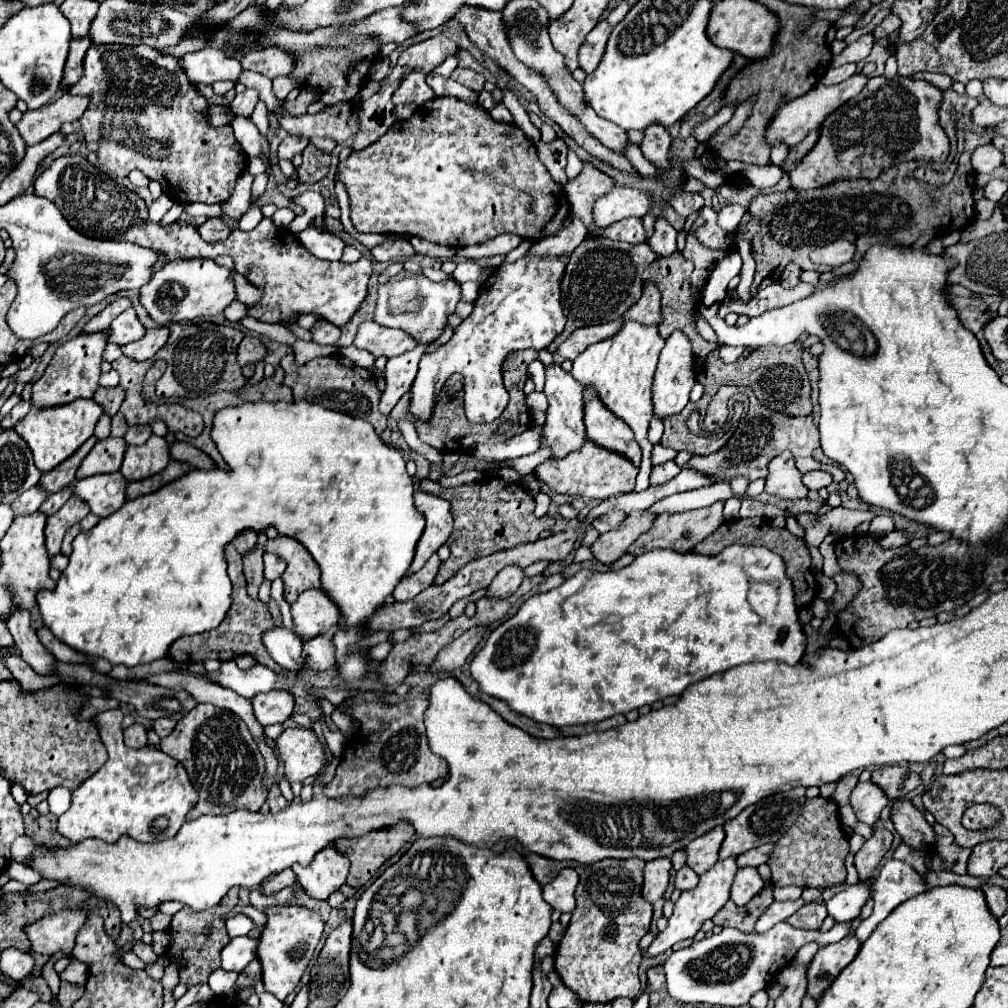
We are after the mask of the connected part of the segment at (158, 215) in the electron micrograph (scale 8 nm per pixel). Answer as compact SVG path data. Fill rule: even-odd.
M162 195L160 199L156 199L152 205L150 205L150 211L148 211L148 223L158 223L162 219L162 215L174 205L174 199L168 197L168 195Z

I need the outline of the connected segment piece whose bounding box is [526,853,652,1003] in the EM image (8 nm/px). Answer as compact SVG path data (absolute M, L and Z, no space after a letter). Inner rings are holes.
M528 853L526 859L540 885L552 881L566 867L574 867L580 875L576 911L572 913L566 935L556 949L554 967L564 985L576 991L586 1003L610 1003L616 997L638 999L638 965L642 961L638 941L650 931L652 919L652 905L640 895L646 861L604 859L592 865L580 865L574 861L554 861L536 853Z

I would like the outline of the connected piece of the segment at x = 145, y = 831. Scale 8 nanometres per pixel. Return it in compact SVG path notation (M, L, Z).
M119 708L96 715L100 737L108 749L110 759L78 789L74 789L72 807L58 817L58 831L72 843L86 837L98 837L102 841L114 843L120 835L130 835L142 843L170 839L178 833L186 821L188 811L198 801L198 795L182 763L174 761L170 755L152 745L142 749L128 749L124 745L123 718L124 714Z

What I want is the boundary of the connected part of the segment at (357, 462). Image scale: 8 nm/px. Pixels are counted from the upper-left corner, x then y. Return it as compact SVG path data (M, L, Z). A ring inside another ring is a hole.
M256 403L256 405L238 405L234 409L224 409L218 411L214 417L214 427L212 427L212 439L218 445L220 453L224 455L224 461L228 461L232 473L228 475L222 469L212 469L212 471L192 471L192 475L184 475L184 479L176 479L164 487L160 487L154 493L142 495L140 499L132 499L126 501L124 507L104 519L100 519L100 523L96 527L92 527L86 533L80 533L74 541L74 551L70 555L70 563L68 567L62 571L58 583L54 589L42 589L36 595L36 603L40 607L42 613L42 621L44 625L54 633L56 639L60 639L62 643L66 643L68 647L72 647L78 653L84 653L86 657L94 657L94 659L106 659L112 665L126 665L126 667L136 667L142 663L152 663L160 657L164 657L168 653L168 647L172 641L176 641L178 637L184 635L198 635L204 631L210 631L214 627L218 627L230 607L230 579L226 573L226 559L224 559L224 545L230 543L234 539L236 533L240 533L246 527L254 527L256 531L266 529L268 525L274 525L278 529L280 535L288 535L298 539L314 557L314 561L318 563L320 571L322 571L322 591L336 603L340 617L344 621L344 625L334 633L332 643L336 647L336 669L338 669L338 677L342 681L352 681L352 679L366 679L368 675L368 665L372 663L370 659L370 647L368 649L360 649L360 643L364 639L368 639L372 635L372 631L366 627L366 621L386 605L386 597L392 595L394 587L398 585L398 581L404 577L404 573L408 571L408 567L412 565L414 553L416 553L416 545L422 537L426 519L424 515L416 509L412 493L414 493L414 483L412 477L406 473L406 463L400 455L398 449L386 445L370 427L368 421L362 419L352 419L348 415L340 415L336 411L328 411L310 403ZM258 453L260 455L260 465L252 467L248 463L248 457Z

